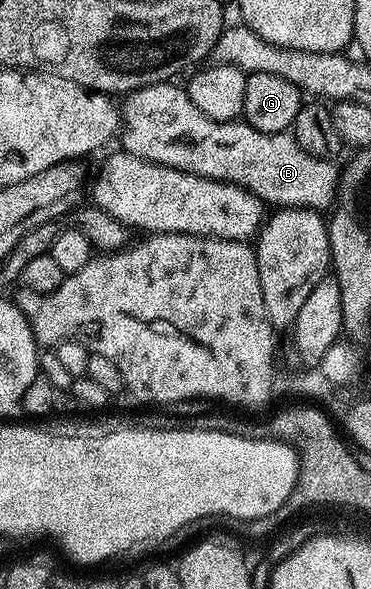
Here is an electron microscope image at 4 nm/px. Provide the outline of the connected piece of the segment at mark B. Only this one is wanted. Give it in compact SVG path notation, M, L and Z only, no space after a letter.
M174 81L149 83L121 100L121 150L177 171L235 183L260 197L263 203L275 203L273 206L278 209L308 207L322 213L333 204L340 174L337 162L304 153L290 133L260 133L251 123L232 119L218 123L196 109L185 86L176 84Z

